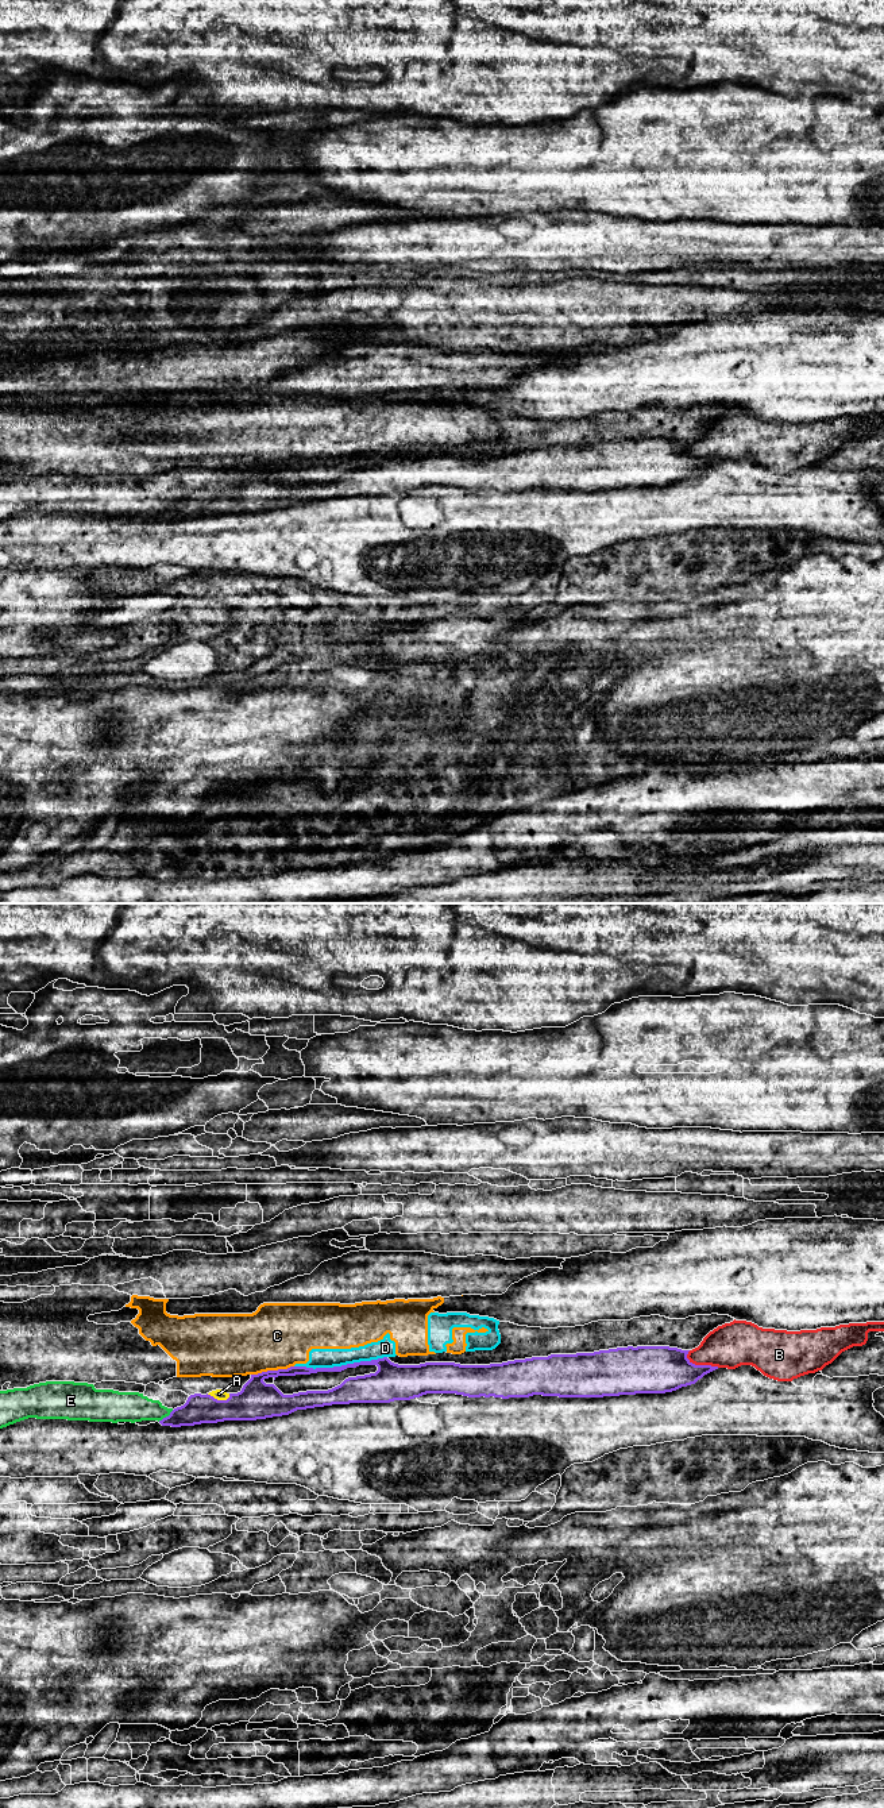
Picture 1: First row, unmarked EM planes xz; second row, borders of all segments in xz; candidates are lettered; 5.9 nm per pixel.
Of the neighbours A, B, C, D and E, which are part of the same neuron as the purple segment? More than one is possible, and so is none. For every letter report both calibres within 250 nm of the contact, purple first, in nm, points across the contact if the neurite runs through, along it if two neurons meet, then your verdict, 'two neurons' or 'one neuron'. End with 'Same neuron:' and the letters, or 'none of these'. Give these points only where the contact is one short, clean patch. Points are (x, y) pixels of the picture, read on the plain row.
A: 220/60 nm | along xz (207, 486), (217, 492), (227, 492), (230, 489) | two neurons
B: 280/260 nm | two neurons
C: 220/400 nm | two neurons
D: 180/110 nm | two neurons
E: 180/180 nm | along xz (173, 502), (158, 513) | two neurons
Same neuron: none of these

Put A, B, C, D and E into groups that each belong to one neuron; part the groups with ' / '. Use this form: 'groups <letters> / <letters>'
groups A E / B / C D

